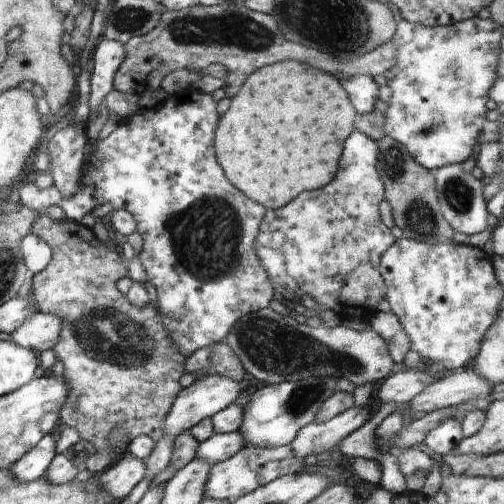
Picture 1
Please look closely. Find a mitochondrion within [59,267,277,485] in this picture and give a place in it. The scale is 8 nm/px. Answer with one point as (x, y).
(106, 334)

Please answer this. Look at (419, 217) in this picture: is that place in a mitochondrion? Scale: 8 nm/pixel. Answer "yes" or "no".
yes

